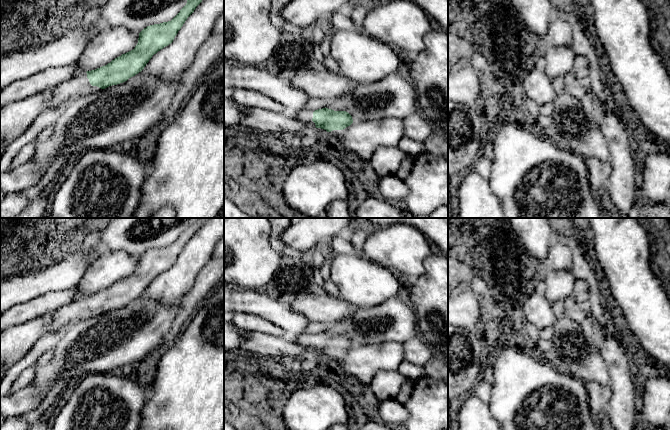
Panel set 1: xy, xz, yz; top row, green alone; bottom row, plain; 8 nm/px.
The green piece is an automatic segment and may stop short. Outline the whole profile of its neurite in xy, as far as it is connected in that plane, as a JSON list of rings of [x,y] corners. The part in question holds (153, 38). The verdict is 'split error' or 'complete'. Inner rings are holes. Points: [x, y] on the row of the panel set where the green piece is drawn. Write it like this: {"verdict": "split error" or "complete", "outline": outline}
{"verdict": "split error", "outline": [[[187,0],[186,5],[171,21],[150,25],[144,28],[139,33],[138,43],[133,50],[122,54],[105,66],[82,72],[76,77],[70,78],[54,87],[51,101],[48,103],[48,109],[60,104],[69,104],[79,97],[95,93],[112,85],[123,83],[141,72],[154,54],[173,42],[187,18],[201,2],[202,0]]]}

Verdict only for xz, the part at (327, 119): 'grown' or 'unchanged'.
grown

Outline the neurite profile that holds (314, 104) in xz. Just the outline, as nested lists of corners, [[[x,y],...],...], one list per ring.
[[[310,98],[305,105],[306,110],[318,110],[325,108],[328,105],[328,100],[324,98]]]

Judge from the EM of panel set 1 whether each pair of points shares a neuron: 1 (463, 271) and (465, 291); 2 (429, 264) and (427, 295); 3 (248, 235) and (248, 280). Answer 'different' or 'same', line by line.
1: different
2: same
3: same

